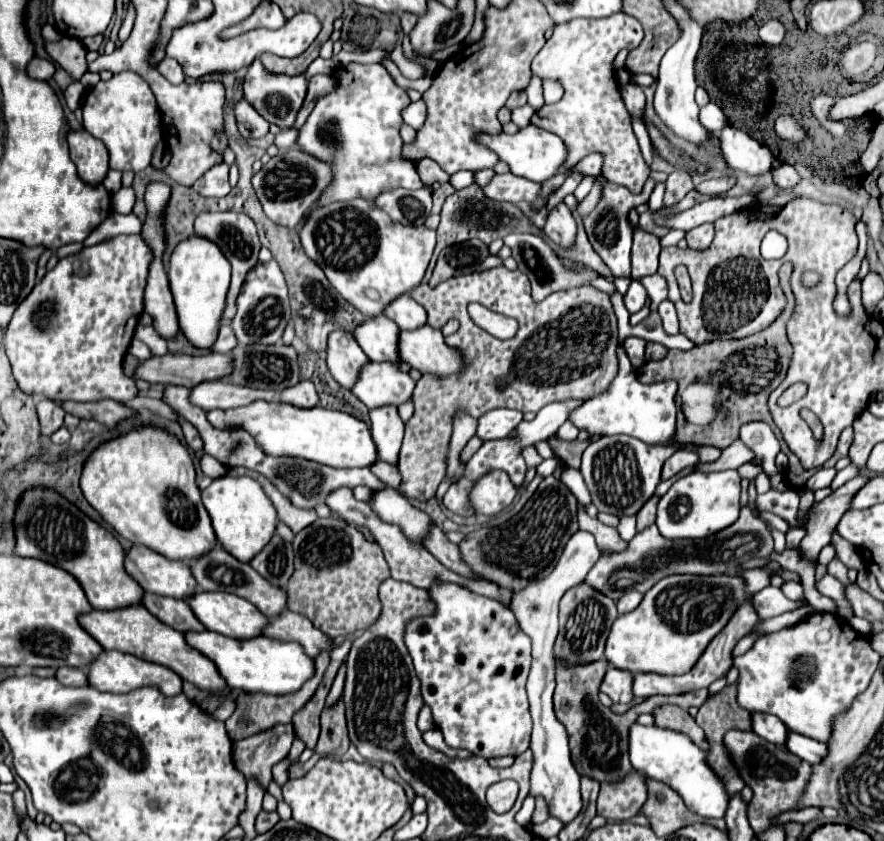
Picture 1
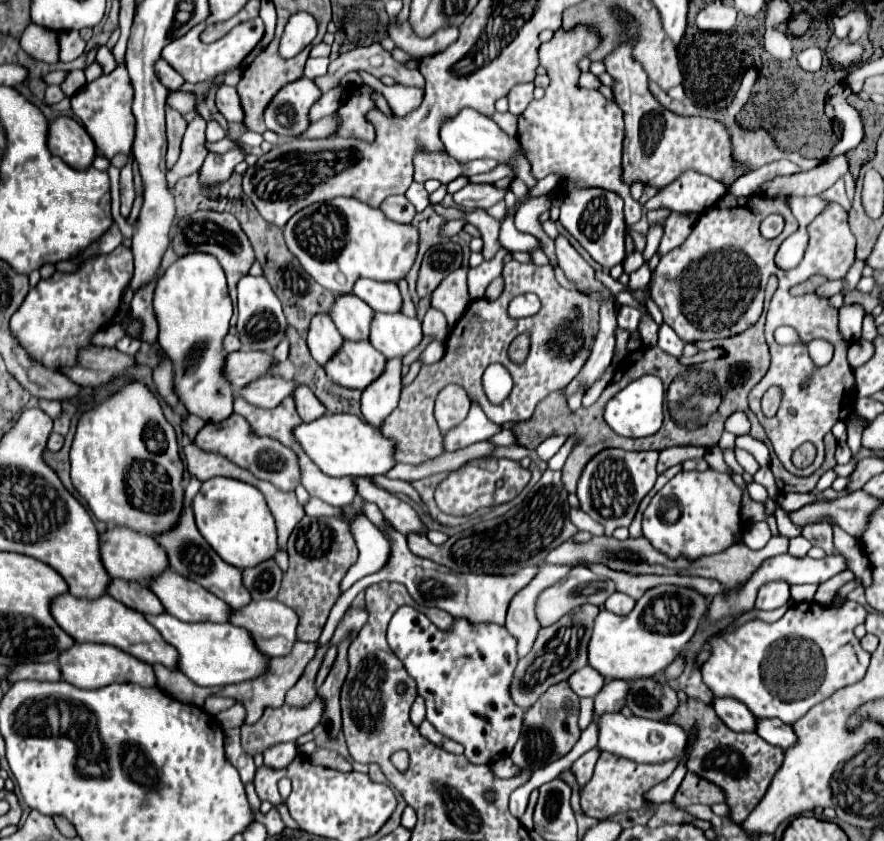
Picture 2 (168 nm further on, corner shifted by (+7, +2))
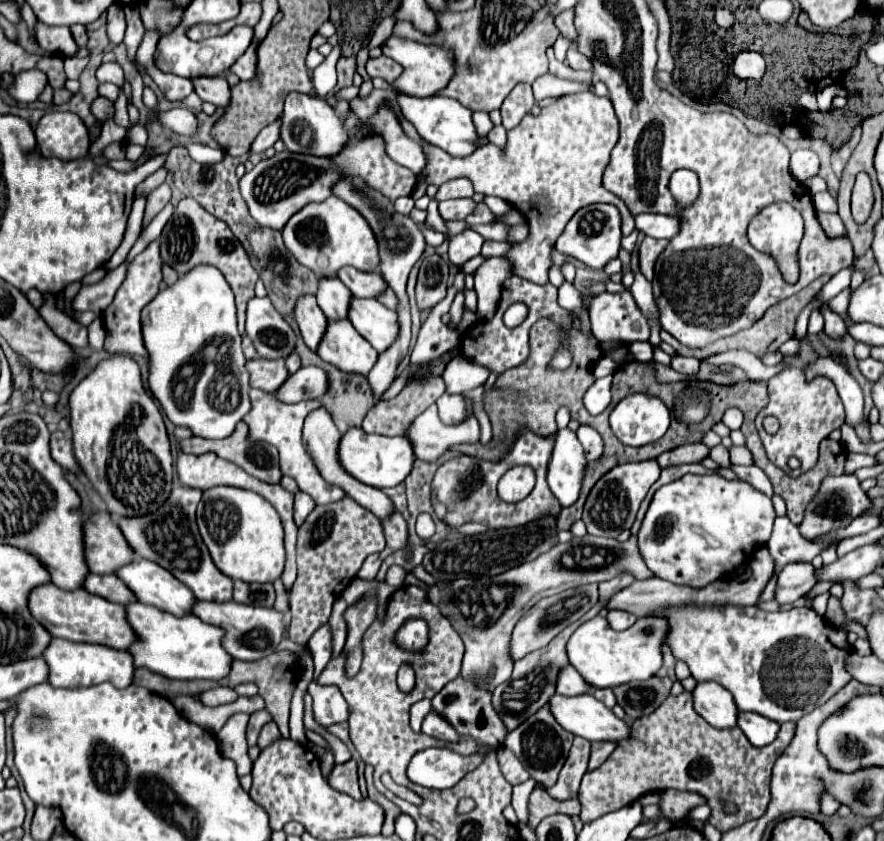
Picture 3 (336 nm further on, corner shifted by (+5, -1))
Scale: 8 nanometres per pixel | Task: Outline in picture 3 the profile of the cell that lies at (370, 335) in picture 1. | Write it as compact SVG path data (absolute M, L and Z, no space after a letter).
M337 277L321 279L319 281L319 291L317 291L317 303L321 311L327 315L331 321L341 321L349 317L349 299L353 299L353 293L341 285Z

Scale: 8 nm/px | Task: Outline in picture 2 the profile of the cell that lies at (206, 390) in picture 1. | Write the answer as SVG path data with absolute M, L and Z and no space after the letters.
M263 376L259 382L251 382L247 390L241 390L237 396L245 396L251 404L259 408L275 408L283 402L283 398L291 396L297 384L293 380L285 380L279 376Z

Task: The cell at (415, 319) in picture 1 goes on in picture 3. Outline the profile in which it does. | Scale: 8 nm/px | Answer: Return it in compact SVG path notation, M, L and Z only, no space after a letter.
M343 267L337 275L345 287L351 289L355 297L371 297L377 299L381 293L385 293L387 285L385 279L379 273L361 273L353 267Z

